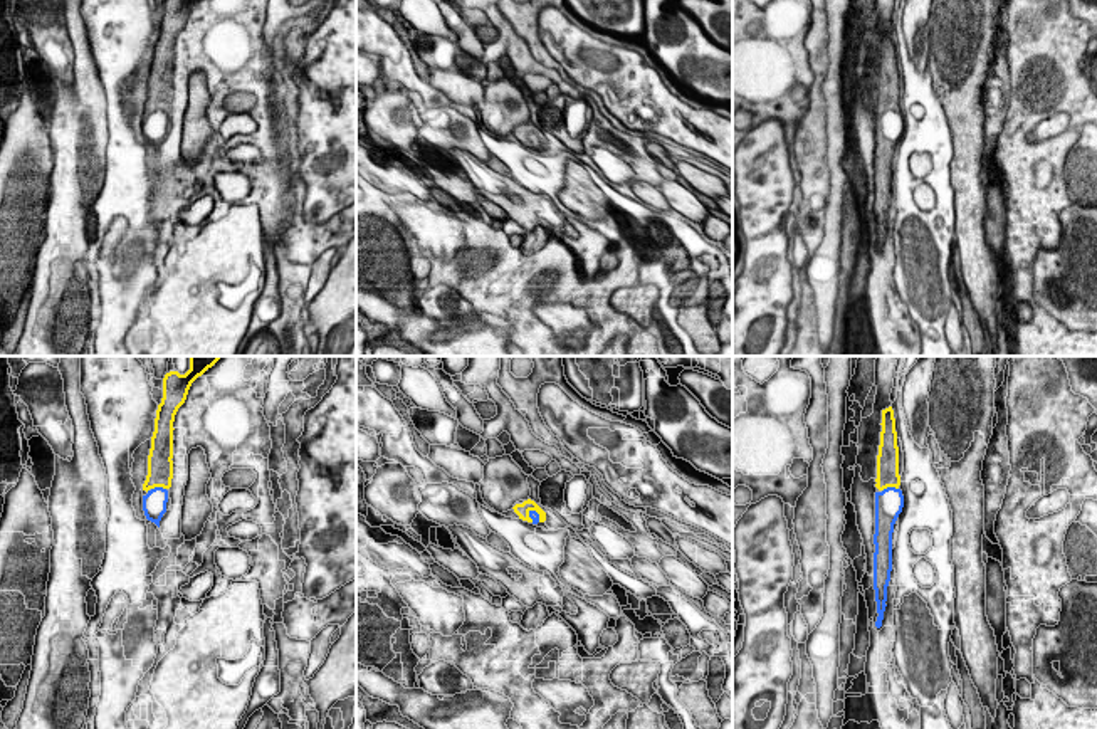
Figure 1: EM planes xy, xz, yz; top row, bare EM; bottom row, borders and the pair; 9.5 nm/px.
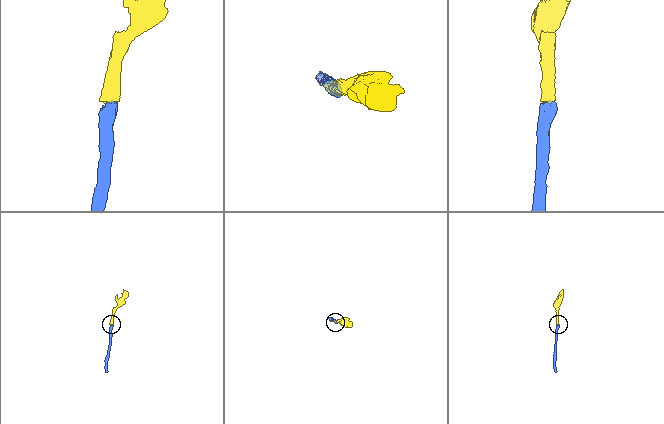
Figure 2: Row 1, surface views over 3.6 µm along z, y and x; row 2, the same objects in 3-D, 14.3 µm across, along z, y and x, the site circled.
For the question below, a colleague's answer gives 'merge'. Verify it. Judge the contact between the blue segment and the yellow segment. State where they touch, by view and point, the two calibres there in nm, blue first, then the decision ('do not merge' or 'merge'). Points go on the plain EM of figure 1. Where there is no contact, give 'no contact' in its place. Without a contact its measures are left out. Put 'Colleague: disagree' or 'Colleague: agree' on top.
Colleague: agree
yz (889, 111) | 280/220 nm | merge

